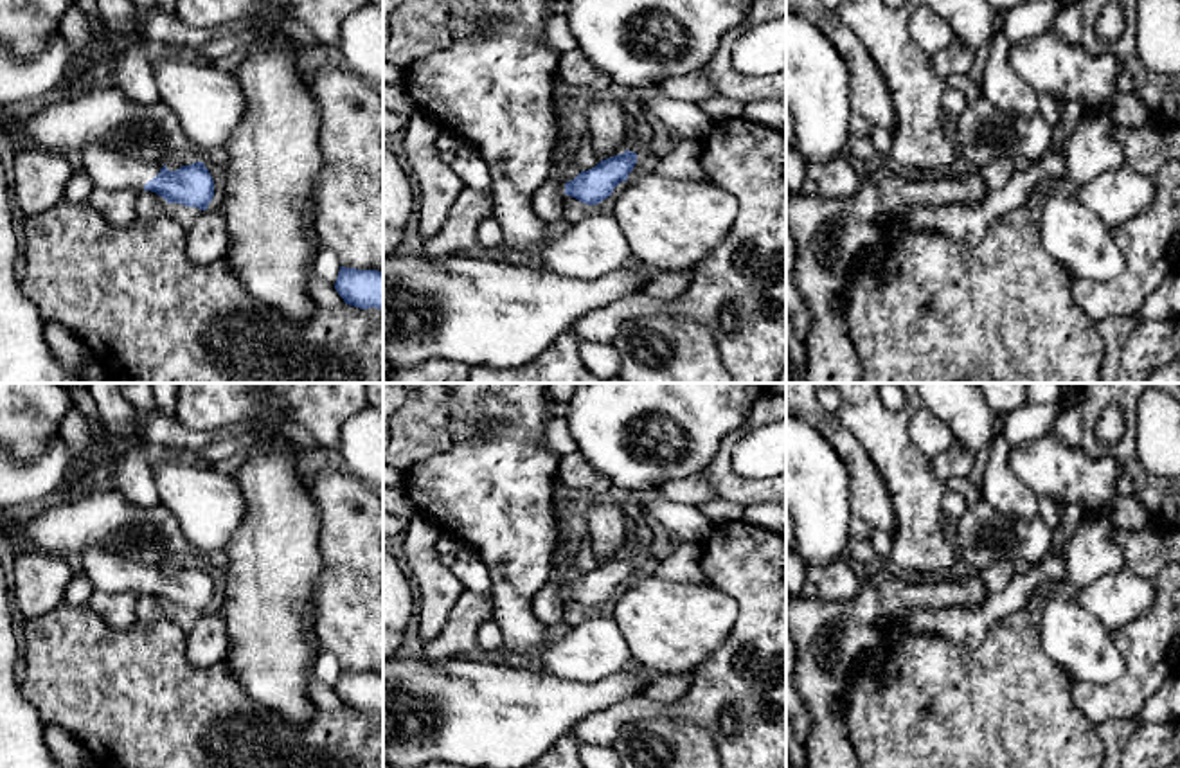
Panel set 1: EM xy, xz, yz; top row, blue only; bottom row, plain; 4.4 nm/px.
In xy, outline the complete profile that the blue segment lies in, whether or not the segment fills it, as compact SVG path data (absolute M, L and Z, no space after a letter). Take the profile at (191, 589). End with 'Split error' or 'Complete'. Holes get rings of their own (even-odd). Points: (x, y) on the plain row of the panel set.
M94 545L81 552L83 574L95 592L151 594L167 606L207 613L214 601L214 583L203 565L169 574L126 558L121 550Z. Split error

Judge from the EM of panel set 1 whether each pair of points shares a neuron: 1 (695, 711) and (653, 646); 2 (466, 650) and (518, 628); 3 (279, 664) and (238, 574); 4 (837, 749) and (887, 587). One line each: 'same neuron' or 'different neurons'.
1: different neurons
2: different neurons
3: same neuron
4: same neuron

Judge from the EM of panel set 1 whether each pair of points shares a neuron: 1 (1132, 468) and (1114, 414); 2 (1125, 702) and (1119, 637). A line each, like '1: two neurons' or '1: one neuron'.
1: two neurons
2: one neuron

